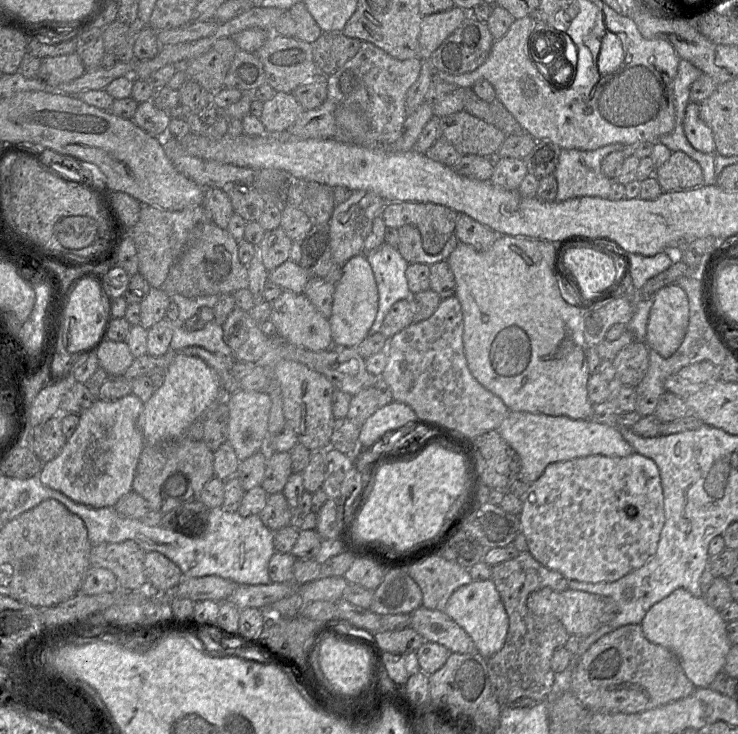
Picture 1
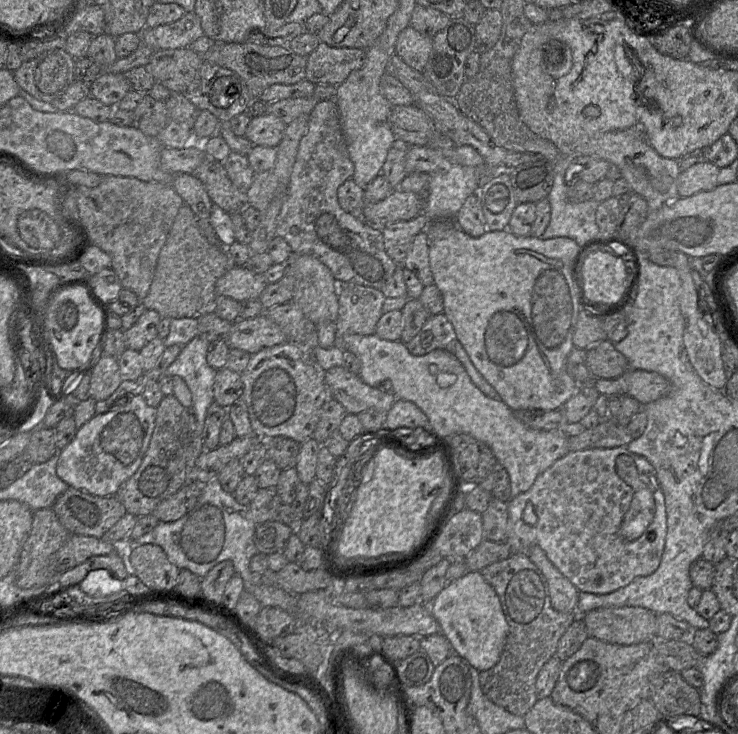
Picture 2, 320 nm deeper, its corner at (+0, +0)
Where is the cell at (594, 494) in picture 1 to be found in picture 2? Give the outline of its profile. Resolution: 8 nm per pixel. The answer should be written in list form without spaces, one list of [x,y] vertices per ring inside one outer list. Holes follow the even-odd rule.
[[[626,446],[614,448],[588,448],[568,452],[540,474],[531,488],[511,498],[507,503],[508,522],[505,542],[512,553],[526,553],[530,546],[539,546],[551,563],[578,589],[579,592],[604,595],[627,586],[635,578],[652,574],[659,566],[667,533],[667,517],[664,494],[660,488],[654,467],[643,456],[630,452]]]

